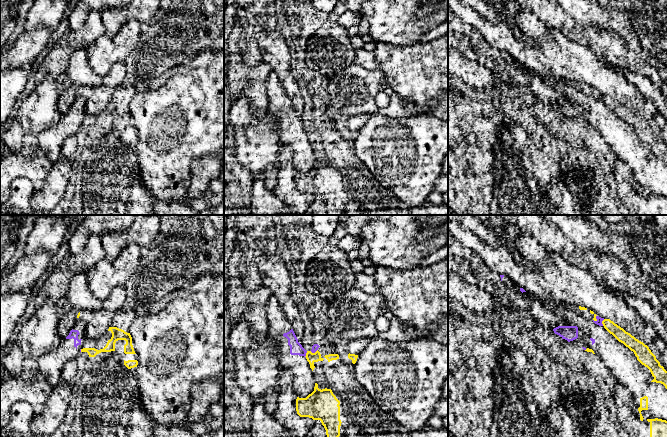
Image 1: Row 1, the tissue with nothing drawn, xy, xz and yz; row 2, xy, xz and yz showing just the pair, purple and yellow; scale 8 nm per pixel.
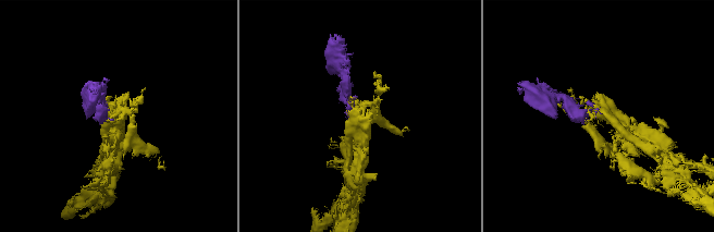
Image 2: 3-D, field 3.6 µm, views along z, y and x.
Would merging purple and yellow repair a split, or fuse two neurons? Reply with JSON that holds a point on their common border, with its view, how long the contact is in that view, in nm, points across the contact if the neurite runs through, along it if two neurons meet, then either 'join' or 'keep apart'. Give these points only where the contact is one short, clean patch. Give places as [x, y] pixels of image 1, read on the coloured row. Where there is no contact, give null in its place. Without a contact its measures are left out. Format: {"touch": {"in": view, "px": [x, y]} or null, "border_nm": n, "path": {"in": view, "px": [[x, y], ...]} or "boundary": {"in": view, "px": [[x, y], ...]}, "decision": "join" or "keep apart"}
{"touch": {"in": "xz", "px": [305, 354]}, "border_nm": 60, "decision": "keep apart"}

